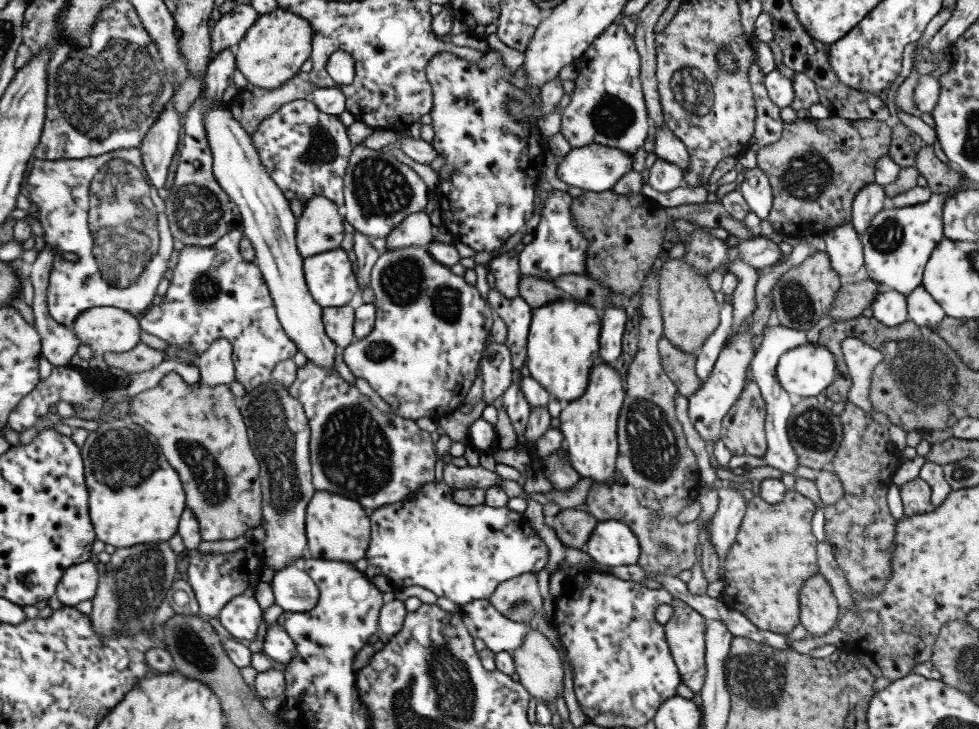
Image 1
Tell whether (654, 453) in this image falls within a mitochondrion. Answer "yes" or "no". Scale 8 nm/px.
yes

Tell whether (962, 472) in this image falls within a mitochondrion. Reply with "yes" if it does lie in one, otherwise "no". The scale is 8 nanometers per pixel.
yes

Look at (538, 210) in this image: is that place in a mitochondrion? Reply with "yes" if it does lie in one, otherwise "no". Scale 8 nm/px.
no

